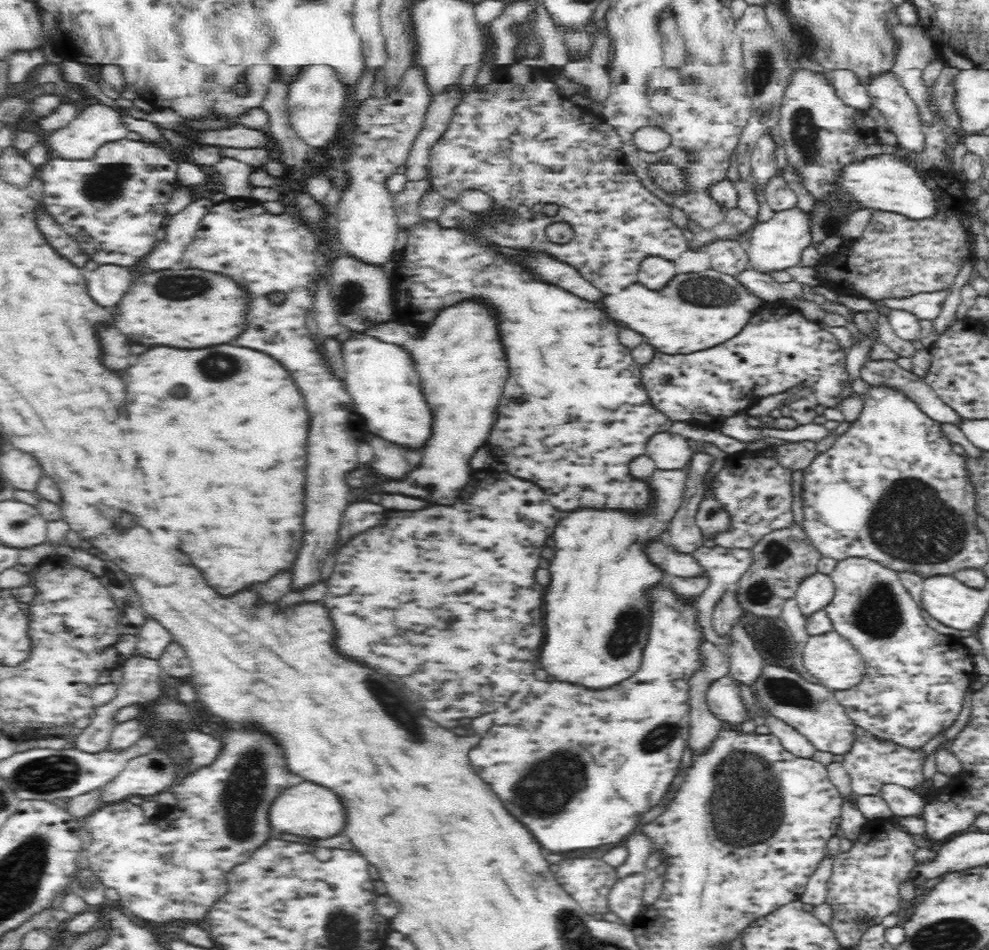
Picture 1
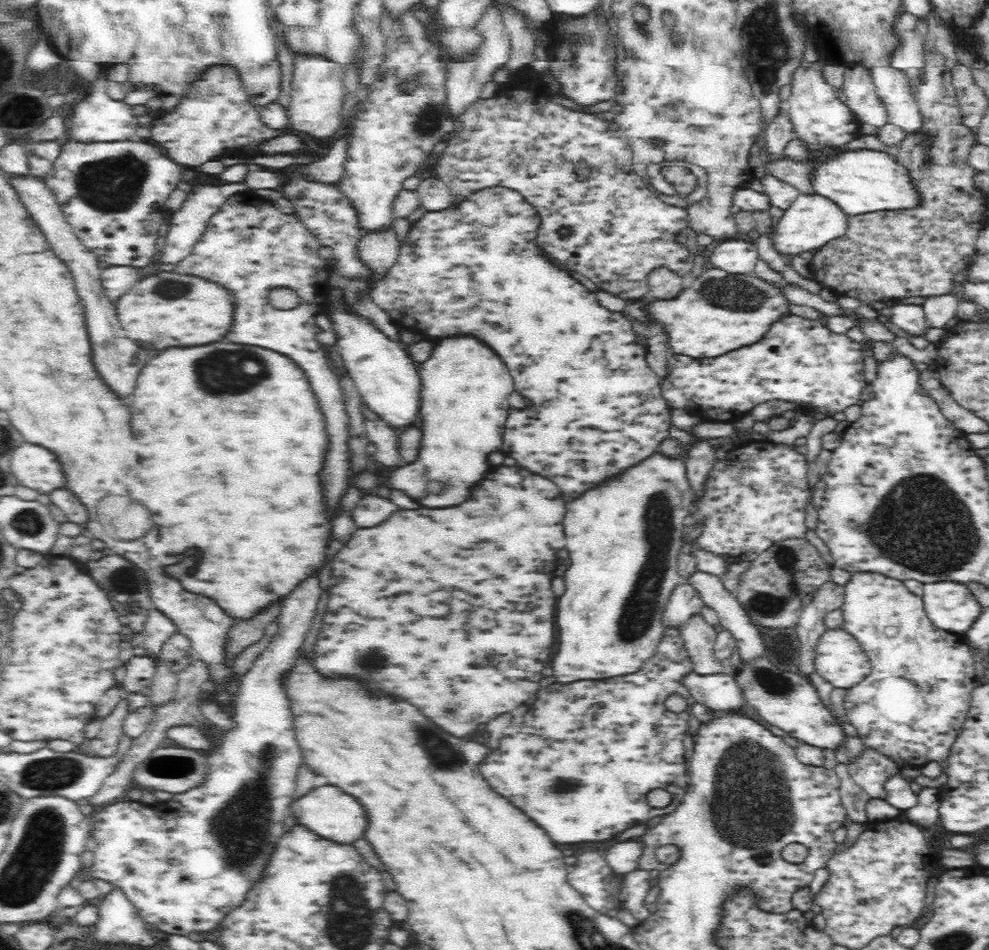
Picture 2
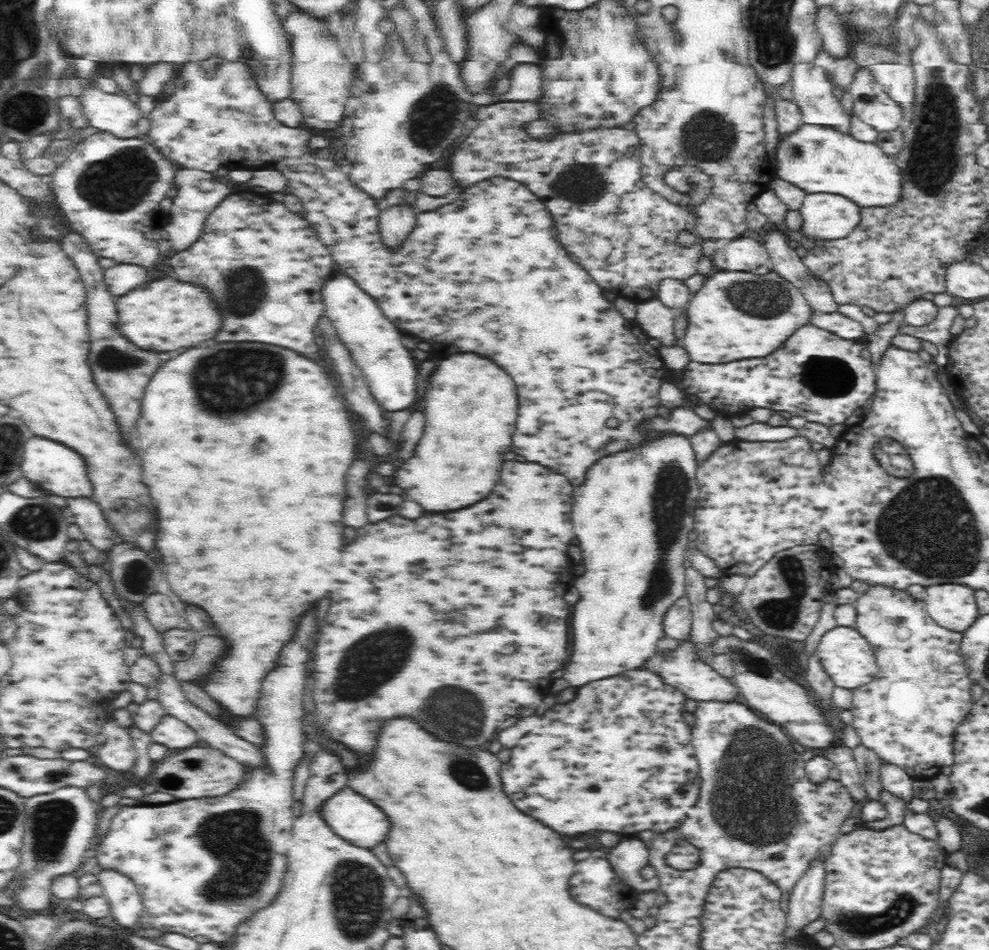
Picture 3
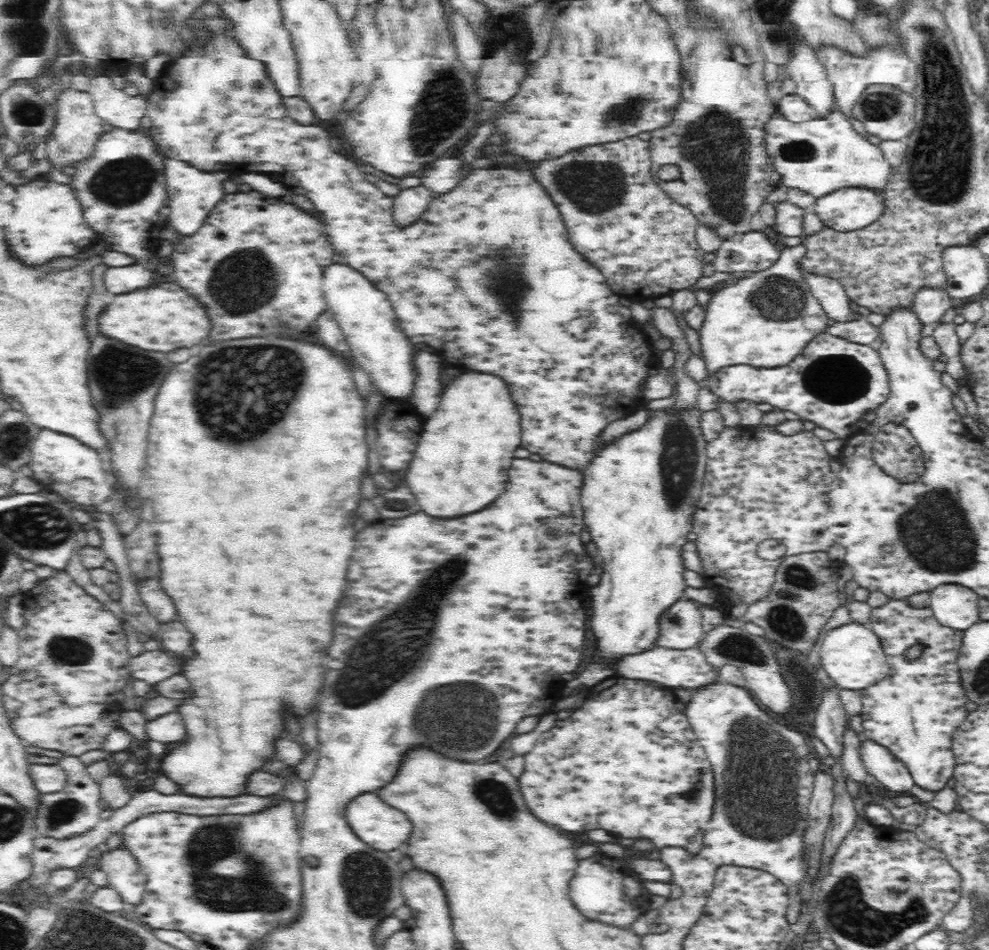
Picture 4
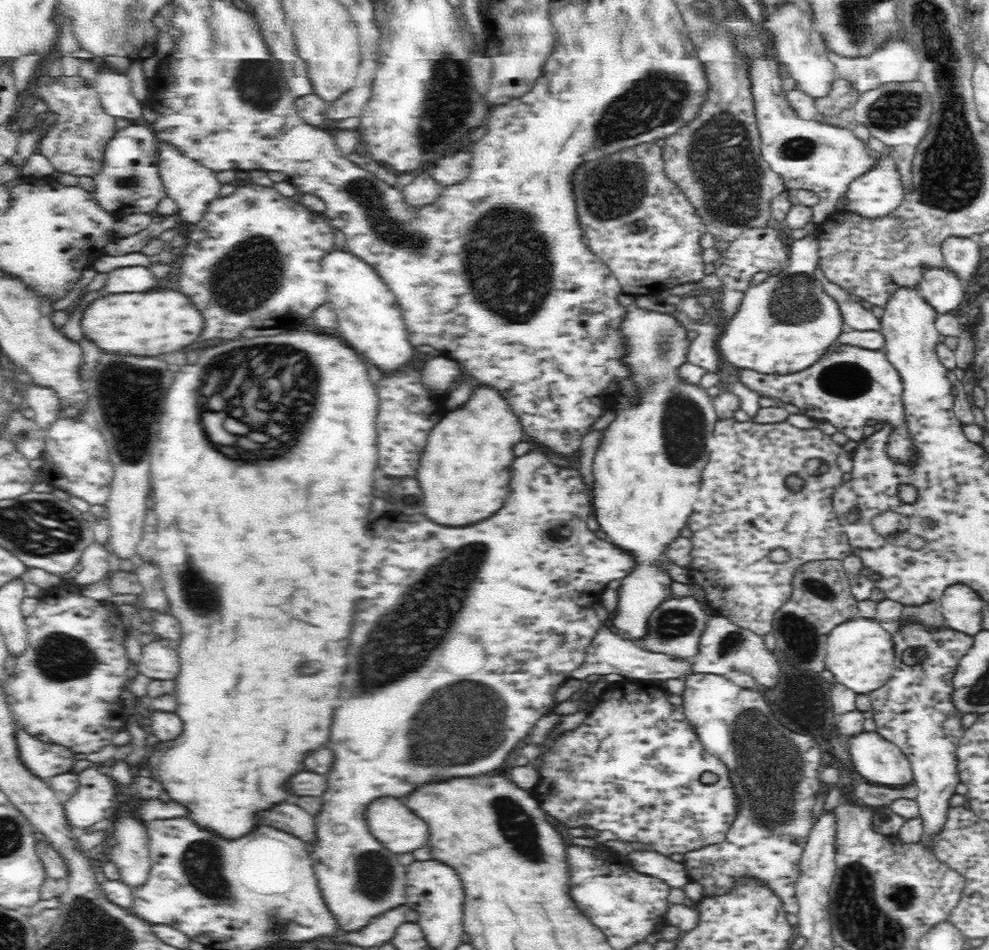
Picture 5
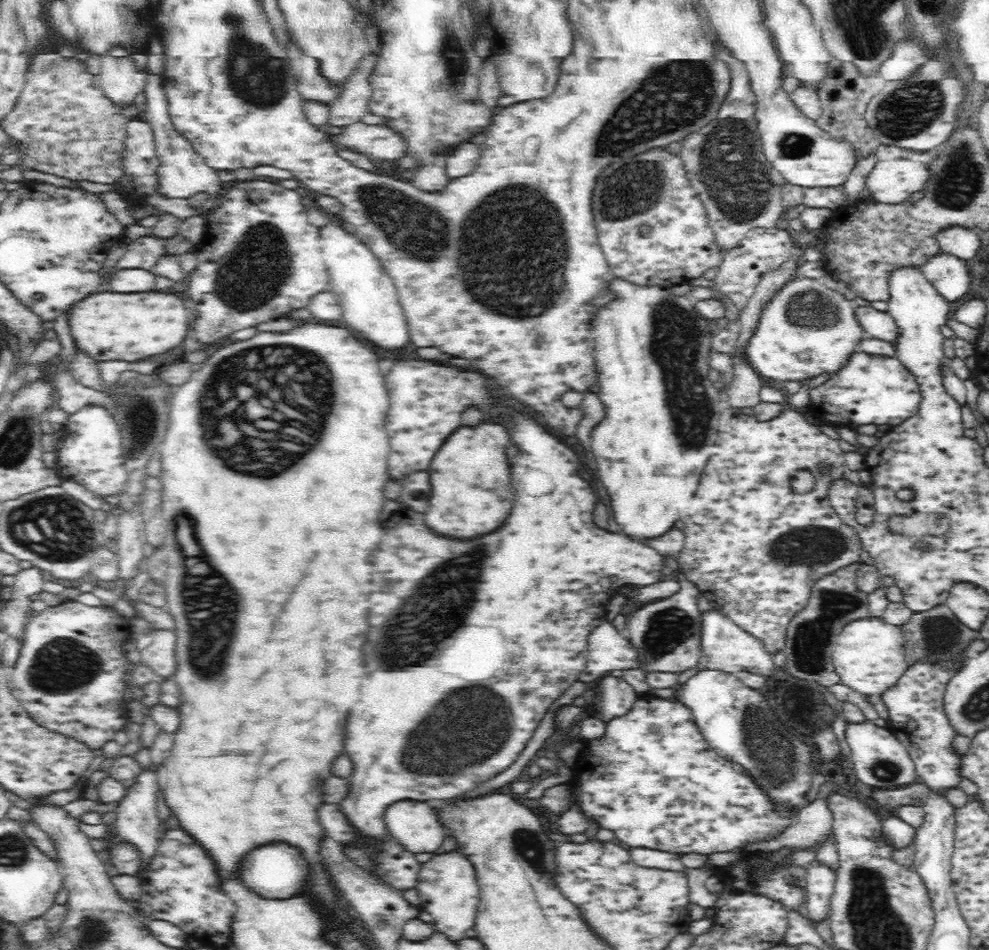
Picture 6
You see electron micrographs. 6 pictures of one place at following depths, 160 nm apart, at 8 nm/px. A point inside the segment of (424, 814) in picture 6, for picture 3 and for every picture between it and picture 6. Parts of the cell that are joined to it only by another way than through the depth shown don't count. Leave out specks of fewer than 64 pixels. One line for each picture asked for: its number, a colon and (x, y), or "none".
3: (349, 815)
4: (376, 824)
5: (393, 826)

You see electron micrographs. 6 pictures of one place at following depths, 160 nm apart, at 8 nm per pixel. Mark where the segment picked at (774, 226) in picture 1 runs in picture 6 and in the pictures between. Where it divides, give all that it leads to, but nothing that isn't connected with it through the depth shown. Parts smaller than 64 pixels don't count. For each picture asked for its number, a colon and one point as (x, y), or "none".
2: (810, 222)
3: (825, 216)
4: (848, 209)
5: (876, 194)
6: (889, 183)

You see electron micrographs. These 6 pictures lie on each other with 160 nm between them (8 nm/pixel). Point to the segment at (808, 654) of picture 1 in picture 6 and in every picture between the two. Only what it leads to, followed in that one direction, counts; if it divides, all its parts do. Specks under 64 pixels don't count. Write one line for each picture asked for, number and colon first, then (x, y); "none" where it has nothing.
2: (838, 658)
3: (844, 653)
4: (851, 654)
5: (860, 654)
6: (869, 657)

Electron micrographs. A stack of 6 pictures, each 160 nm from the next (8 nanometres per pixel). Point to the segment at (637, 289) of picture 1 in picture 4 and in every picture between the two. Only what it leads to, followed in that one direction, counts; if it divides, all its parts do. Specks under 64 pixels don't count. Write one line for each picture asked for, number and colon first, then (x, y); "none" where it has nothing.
2: (719, 311)
3: (736, 314)
4: (764, 319)

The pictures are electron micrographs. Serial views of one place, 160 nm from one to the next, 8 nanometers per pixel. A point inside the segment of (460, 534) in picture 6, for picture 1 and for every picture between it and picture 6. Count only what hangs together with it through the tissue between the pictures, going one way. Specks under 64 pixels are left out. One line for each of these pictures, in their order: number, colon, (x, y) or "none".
1: (460, 359)
2: (464, 398)
3: (470, 411)
4: (459, 466)
5: (465, 472)

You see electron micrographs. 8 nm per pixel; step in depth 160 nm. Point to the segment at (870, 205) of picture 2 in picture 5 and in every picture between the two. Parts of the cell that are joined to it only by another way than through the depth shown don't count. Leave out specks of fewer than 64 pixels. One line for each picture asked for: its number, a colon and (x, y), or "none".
3: (817, 159)
4: (816, 156)
5: (822, 158)

